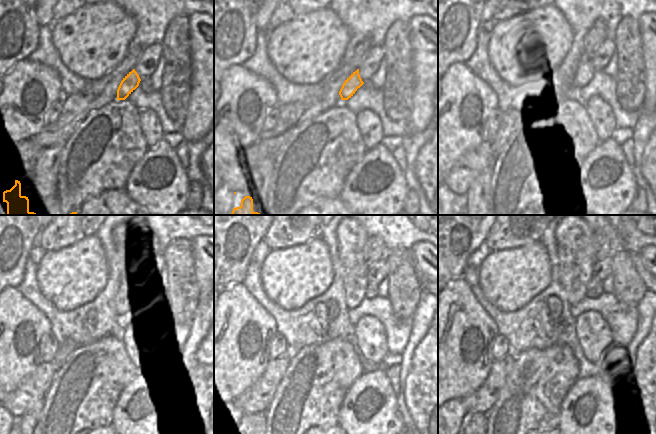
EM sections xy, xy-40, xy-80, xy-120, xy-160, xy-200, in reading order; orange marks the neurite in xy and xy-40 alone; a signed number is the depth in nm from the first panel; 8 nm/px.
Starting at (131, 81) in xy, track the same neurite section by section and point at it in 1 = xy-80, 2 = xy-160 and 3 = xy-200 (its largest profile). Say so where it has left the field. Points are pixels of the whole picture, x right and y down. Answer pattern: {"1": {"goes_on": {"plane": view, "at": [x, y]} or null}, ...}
{"1": {"goes_on": {"plane": "xy-80", "at": [584, 72]}}, "2": {"goes_on": {"plane": "xy-160", "at": [351, 236]}}, "3": {"goes_on": {"plane": "xy-200", "at": [575, 240]}}}

